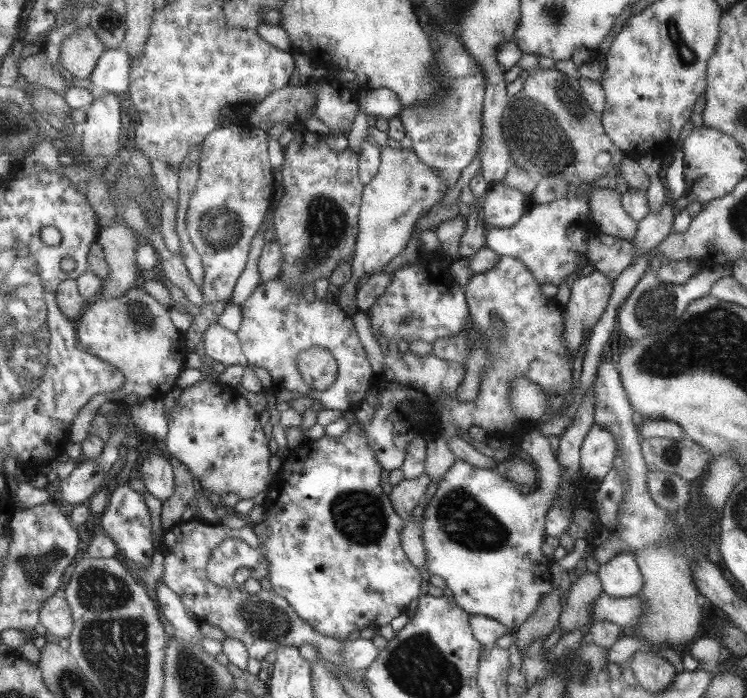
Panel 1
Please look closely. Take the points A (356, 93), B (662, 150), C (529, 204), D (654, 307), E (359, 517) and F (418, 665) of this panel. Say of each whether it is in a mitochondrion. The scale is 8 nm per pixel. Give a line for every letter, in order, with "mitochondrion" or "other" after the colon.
A: other
B: other
C: other
D: mitochondrion
E: mitochondrion
F: mitochondrion

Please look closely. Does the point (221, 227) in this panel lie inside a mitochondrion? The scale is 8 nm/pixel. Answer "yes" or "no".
yes

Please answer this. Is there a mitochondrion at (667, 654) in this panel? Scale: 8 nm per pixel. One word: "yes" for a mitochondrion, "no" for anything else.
no

